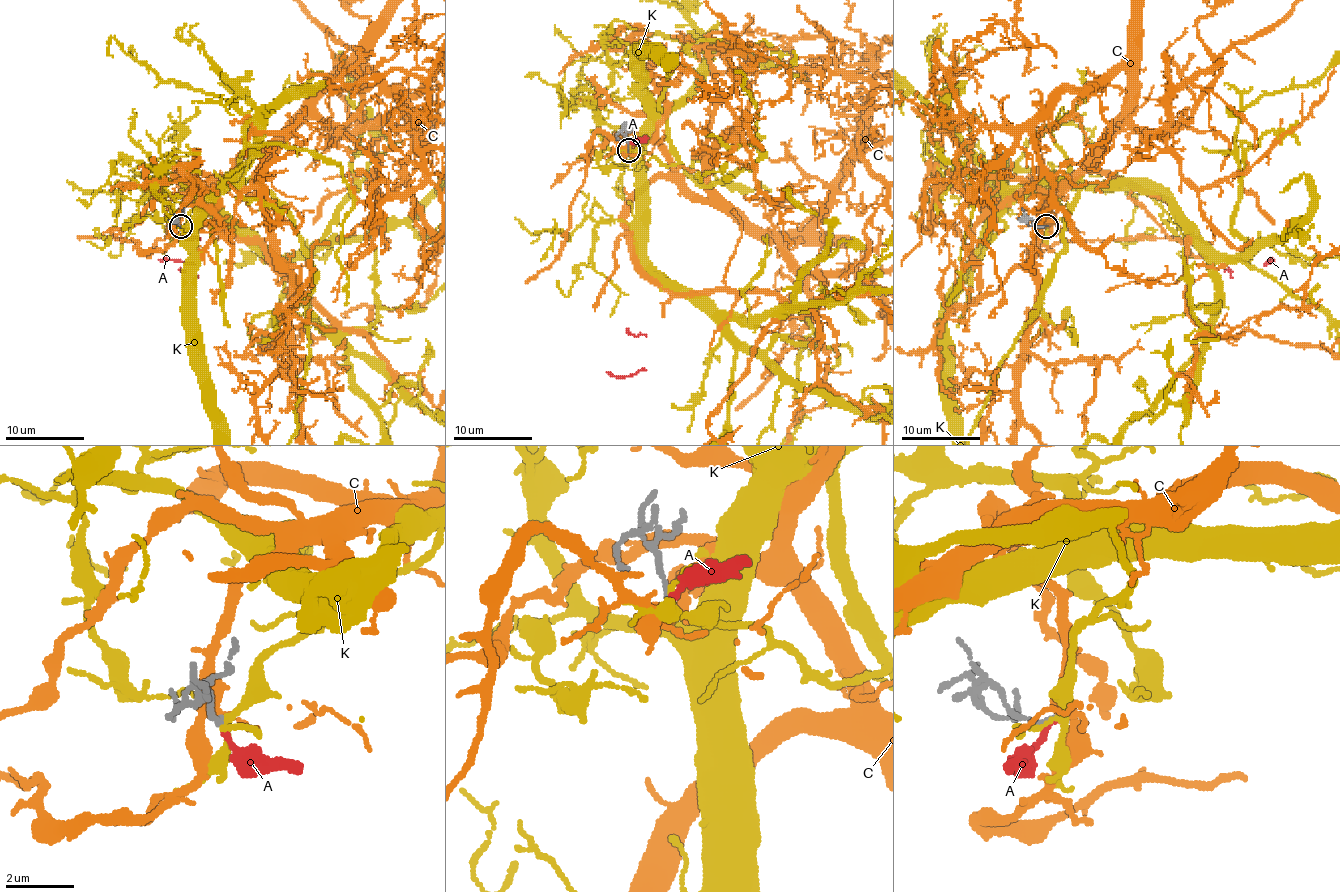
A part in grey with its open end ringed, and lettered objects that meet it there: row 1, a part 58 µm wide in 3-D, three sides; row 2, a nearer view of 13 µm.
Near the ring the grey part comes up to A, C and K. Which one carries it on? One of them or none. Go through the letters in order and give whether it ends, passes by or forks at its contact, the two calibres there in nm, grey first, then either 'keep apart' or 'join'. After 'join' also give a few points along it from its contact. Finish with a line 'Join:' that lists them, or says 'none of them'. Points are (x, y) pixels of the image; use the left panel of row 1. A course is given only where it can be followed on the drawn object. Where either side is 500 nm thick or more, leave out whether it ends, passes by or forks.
A: it ends | 180/190 nm | keep apart
C: it forks | 160/340 nm | join
K: it forks | 180/150 nm | keep apart
Join: C

